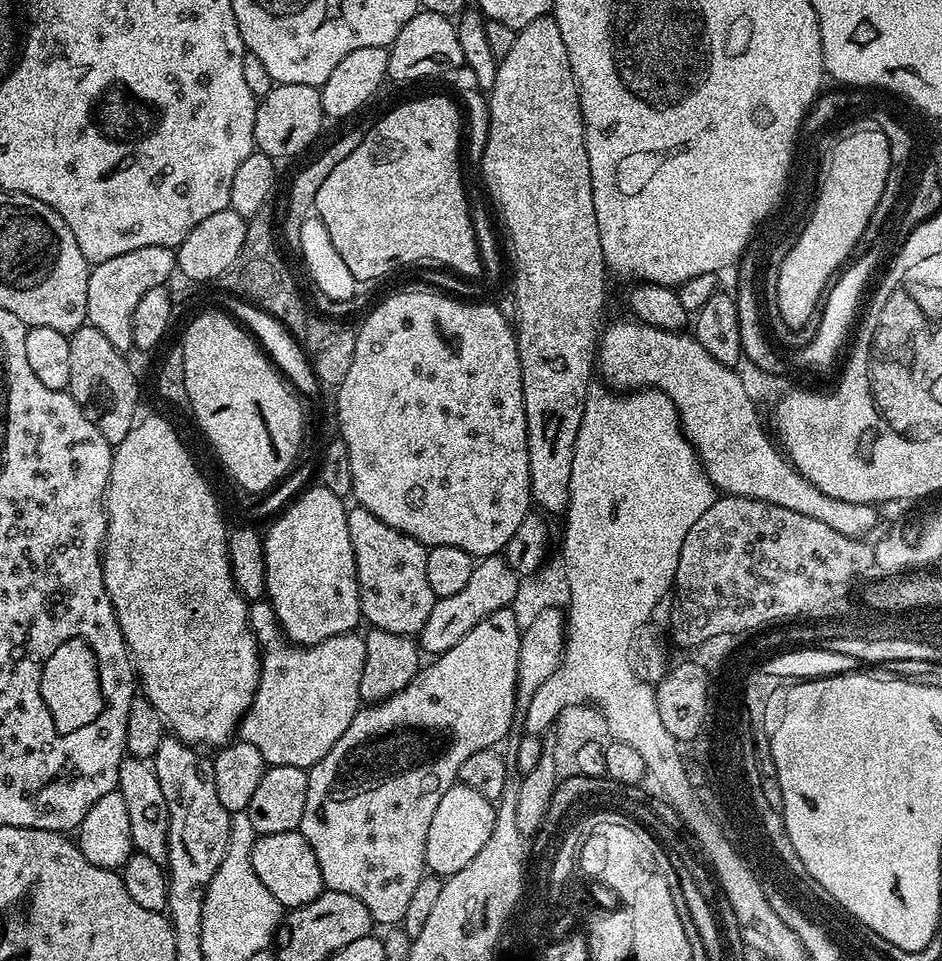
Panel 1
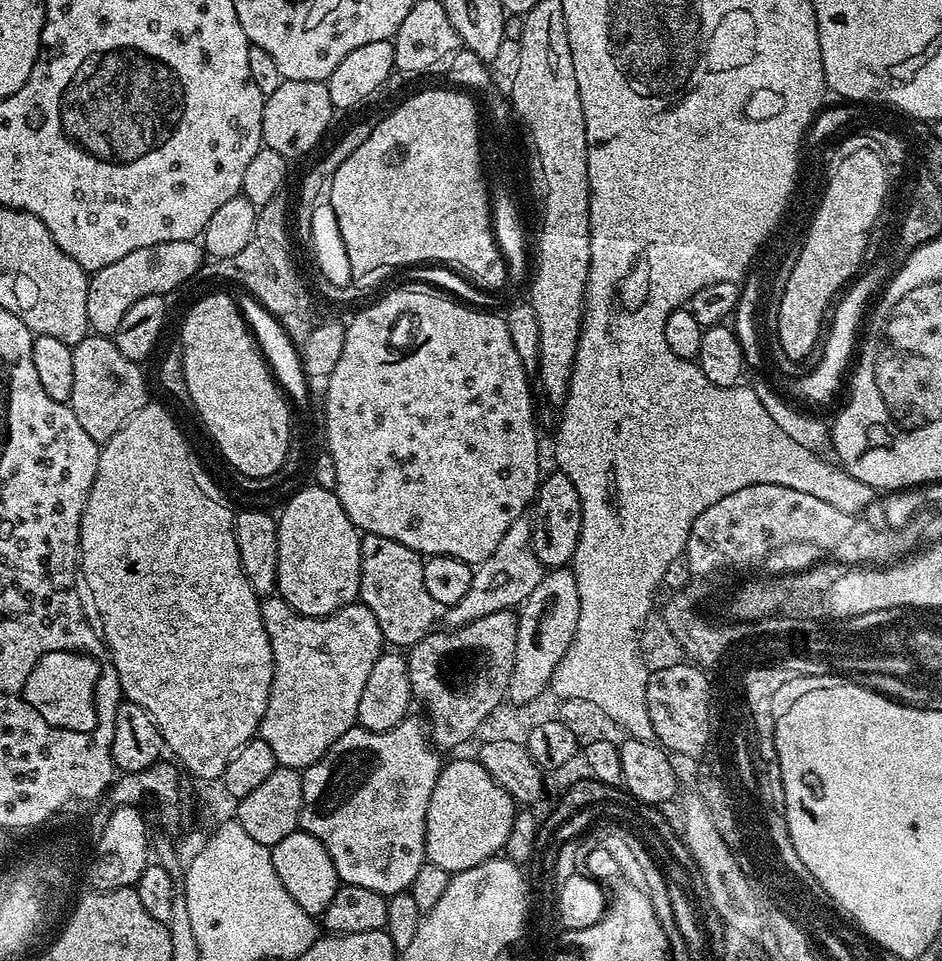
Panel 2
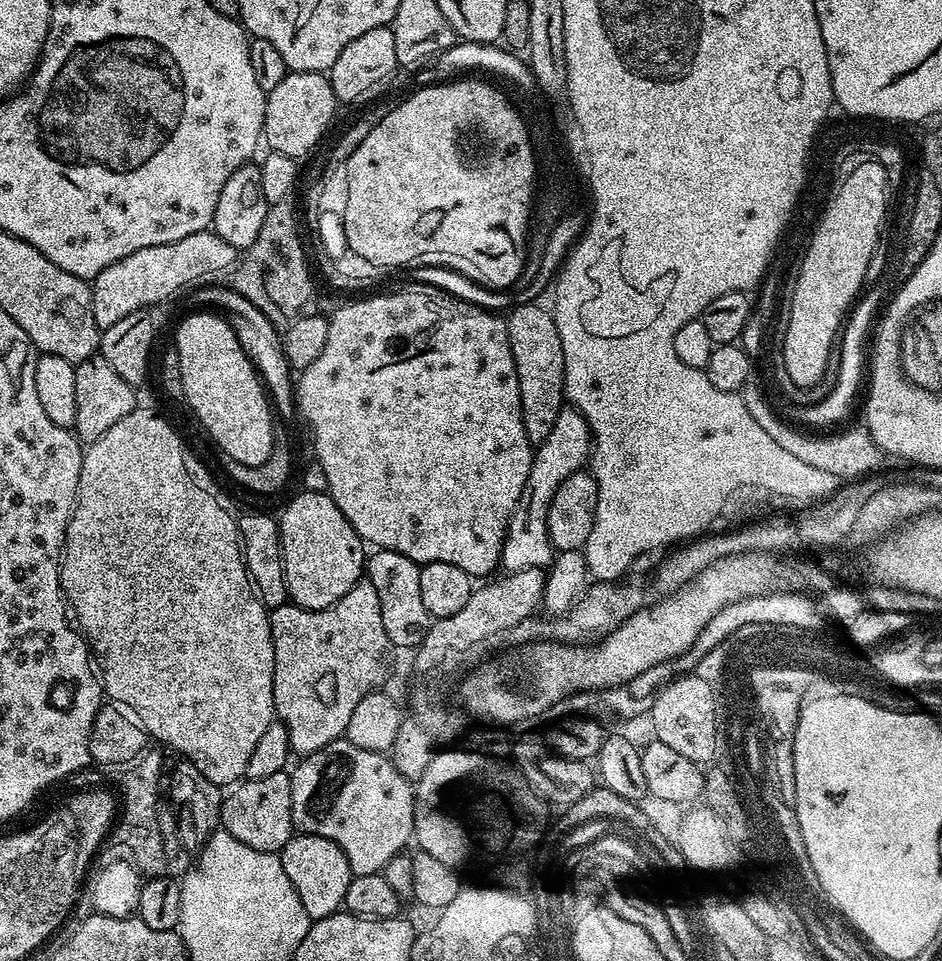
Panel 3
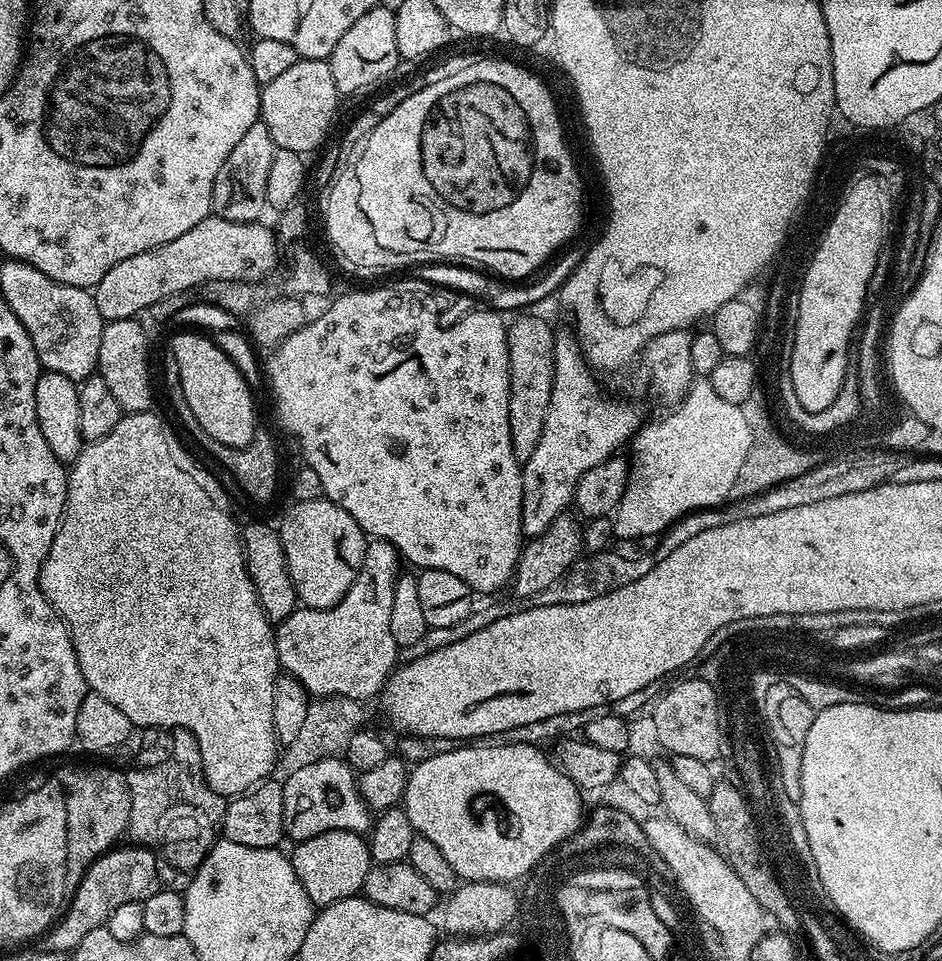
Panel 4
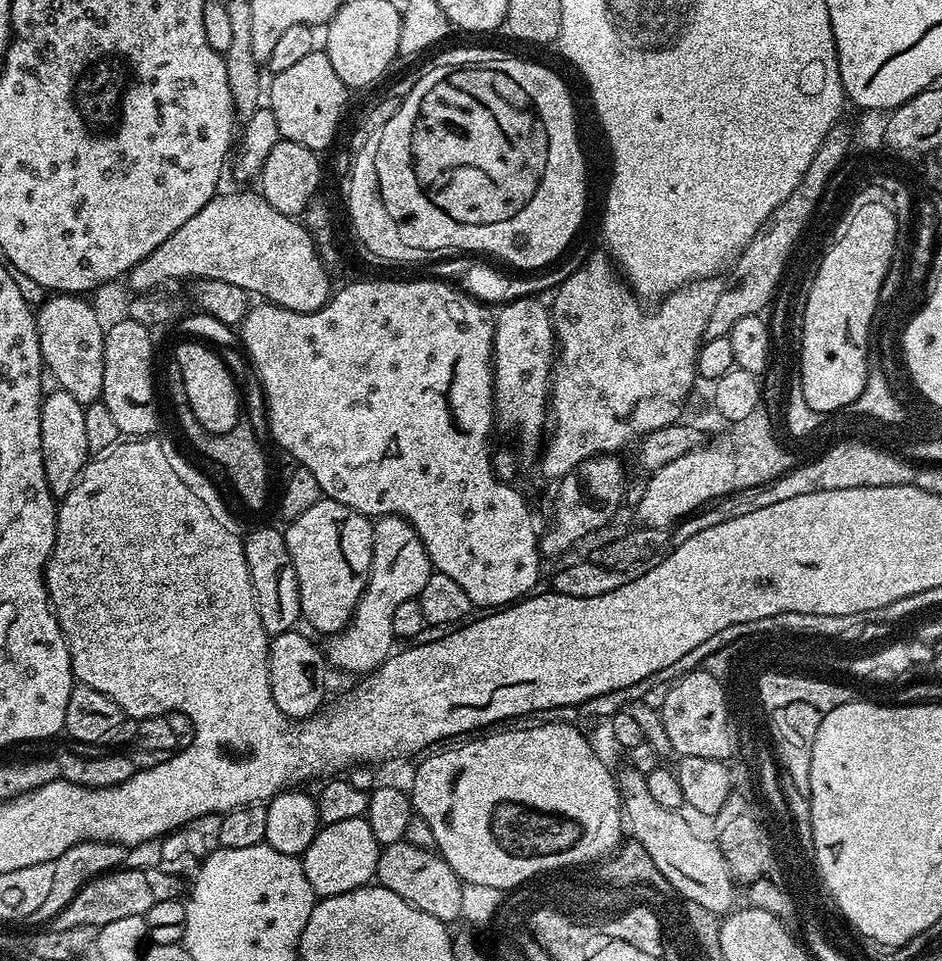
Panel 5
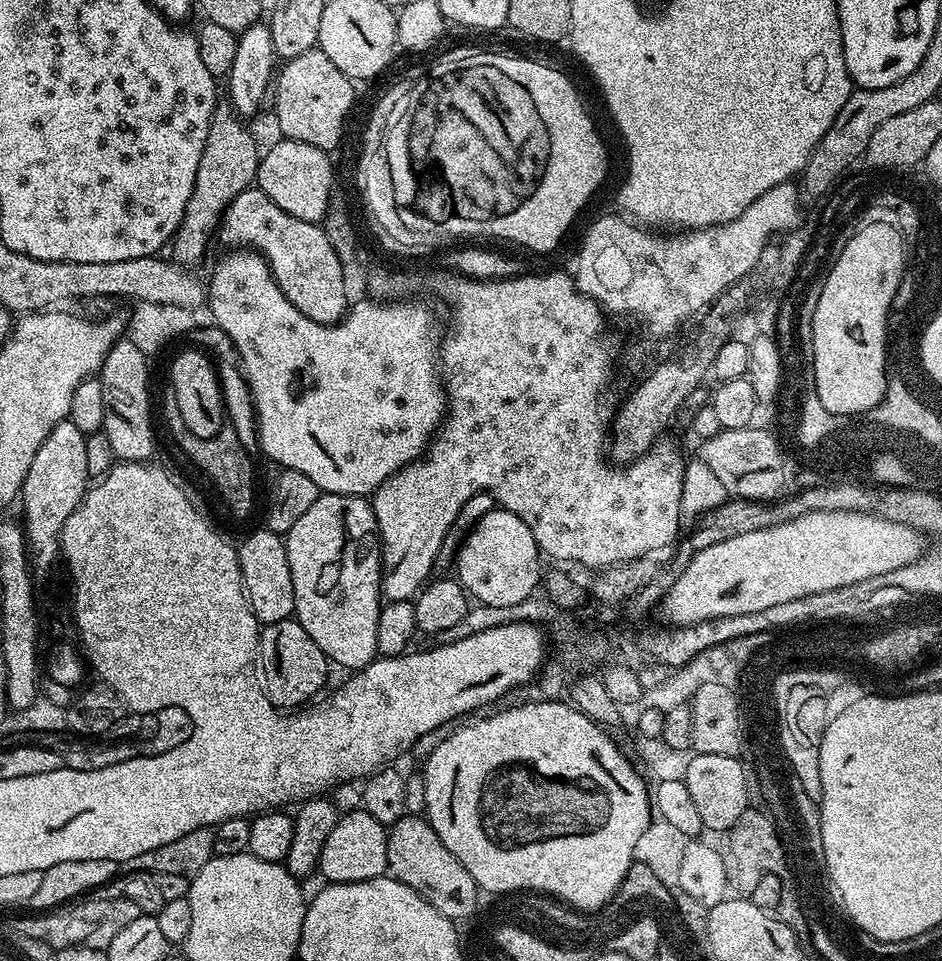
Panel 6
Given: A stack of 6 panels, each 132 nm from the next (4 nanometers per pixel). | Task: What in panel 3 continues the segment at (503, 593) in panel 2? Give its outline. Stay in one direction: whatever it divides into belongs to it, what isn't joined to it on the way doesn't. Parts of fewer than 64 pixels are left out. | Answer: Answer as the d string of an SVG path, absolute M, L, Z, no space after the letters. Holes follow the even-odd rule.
M571 406L562 407L558 414L557 422L554 423L554 428L546 436L546 440L532 453L530 474L524 483L518 507L512 513L512 517L508 519L508 530L504 534L504 545L500 551L499 562L499 567L504 572L517 572L518 570L528 570L530 568L544 570L552 563L554 549L552 543L548 540L548 511L550 510L550 502L554 498L558 486L562 486L562 482L566 482L566 478L570 478L570 474L581 471L589 463L591 451L592 431L589 430L587 422L584 421L584 416Z

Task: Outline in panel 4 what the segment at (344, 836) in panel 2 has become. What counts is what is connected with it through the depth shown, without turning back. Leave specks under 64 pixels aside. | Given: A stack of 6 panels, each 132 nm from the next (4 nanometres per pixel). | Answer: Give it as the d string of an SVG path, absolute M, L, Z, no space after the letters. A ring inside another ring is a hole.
M330 756L312 762L300 770L294 770L290 778L286 778L282 783L284 835L289 841L309 840L330 830L350 830L364 834L374 823L368 805L360 797L357 773L344 758Z

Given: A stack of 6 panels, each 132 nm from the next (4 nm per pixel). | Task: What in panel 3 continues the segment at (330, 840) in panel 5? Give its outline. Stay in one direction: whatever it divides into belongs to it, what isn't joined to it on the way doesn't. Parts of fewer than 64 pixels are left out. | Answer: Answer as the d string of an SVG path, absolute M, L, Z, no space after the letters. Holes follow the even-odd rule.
M293 834L278 855L286 878L290 878L294 890L298 890L298 898L302 898L302 906L312 921L341 911L353 875L346 854L337 844L330 842L330 838Z

